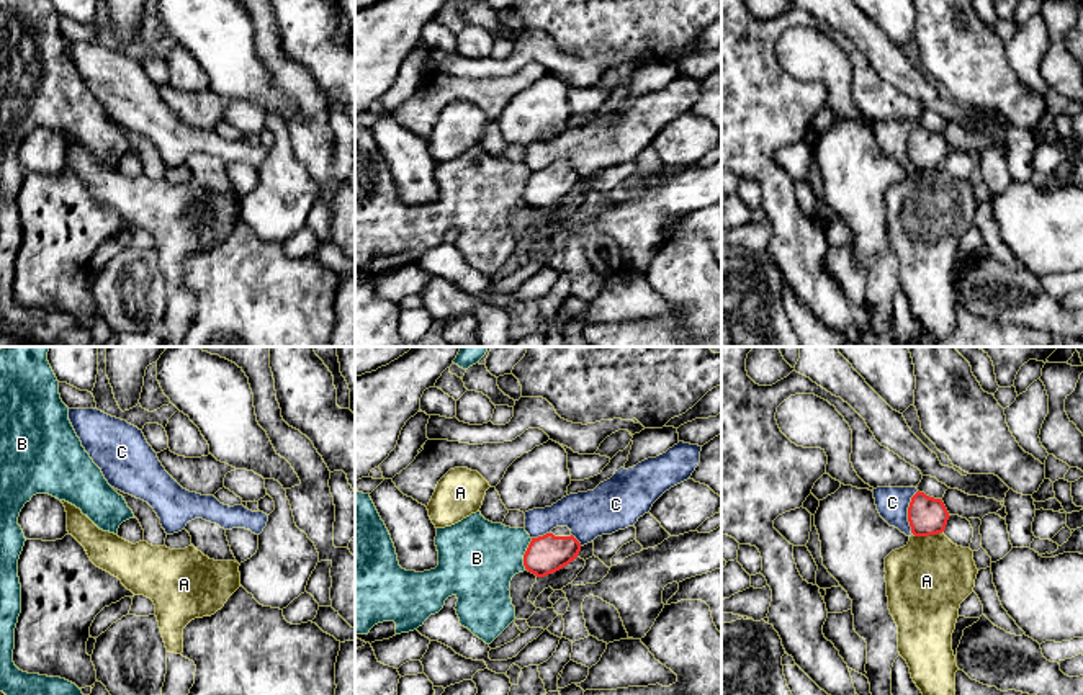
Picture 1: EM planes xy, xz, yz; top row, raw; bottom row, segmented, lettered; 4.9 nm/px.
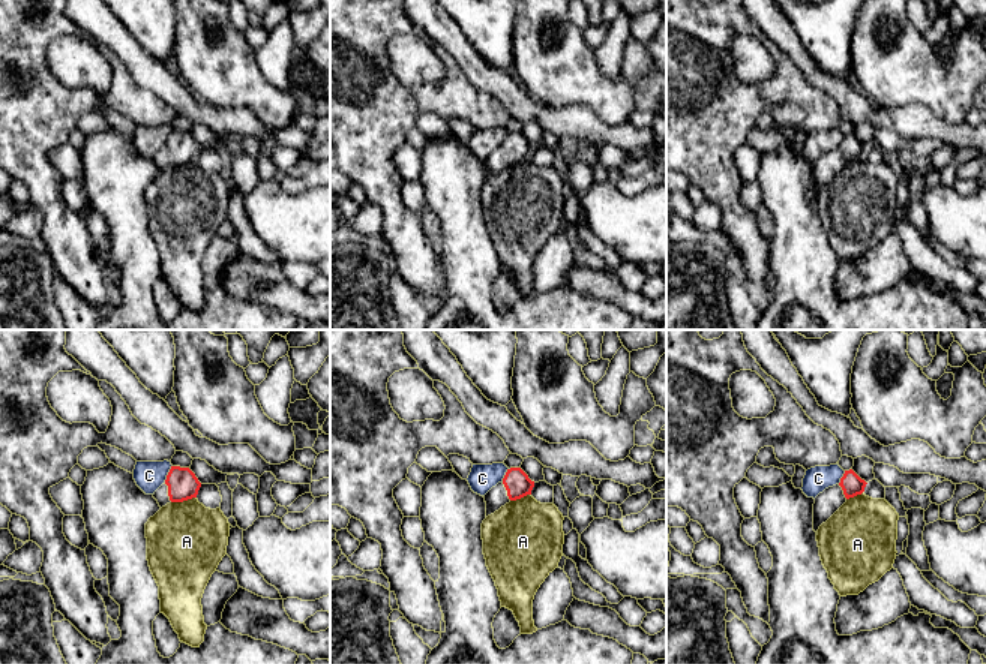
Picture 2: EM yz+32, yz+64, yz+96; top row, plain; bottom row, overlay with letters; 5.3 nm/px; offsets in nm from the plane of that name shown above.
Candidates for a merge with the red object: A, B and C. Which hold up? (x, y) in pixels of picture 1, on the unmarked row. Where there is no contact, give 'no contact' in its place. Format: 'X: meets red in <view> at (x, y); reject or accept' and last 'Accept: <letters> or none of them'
A: meets red in yz at (926, 169); reject
B: meets red in xz at (524, 188); reject
C: meets red in yz at (908, 146); reject
Accept: none of them

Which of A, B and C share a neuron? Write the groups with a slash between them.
A / B / C

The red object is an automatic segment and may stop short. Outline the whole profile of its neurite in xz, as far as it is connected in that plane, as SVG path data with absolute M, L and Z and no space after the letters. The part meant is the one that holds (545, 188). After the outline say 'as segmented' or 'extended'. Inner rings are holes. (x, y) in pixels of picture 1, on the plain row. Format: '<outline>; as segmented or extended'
M556 160L550 167L532 172L524 200L537 211L553 208L577 191L581 177L571 168L568 160Z; extended

